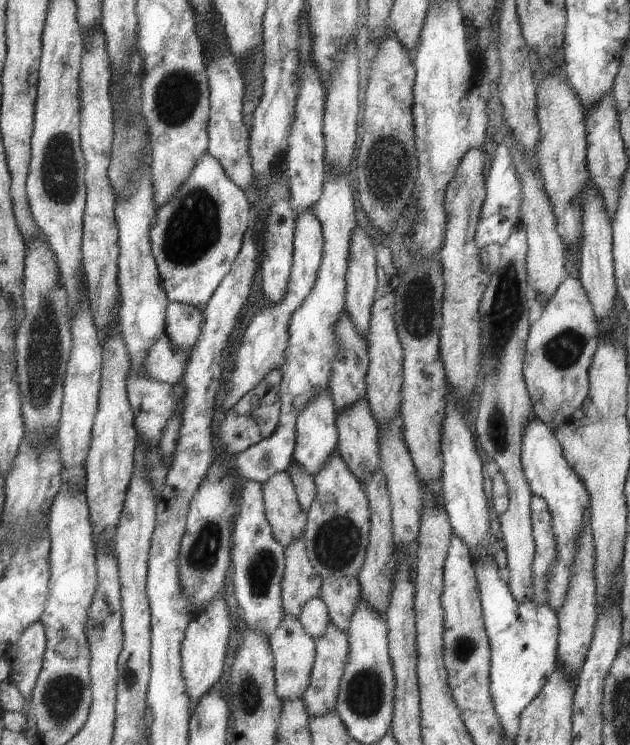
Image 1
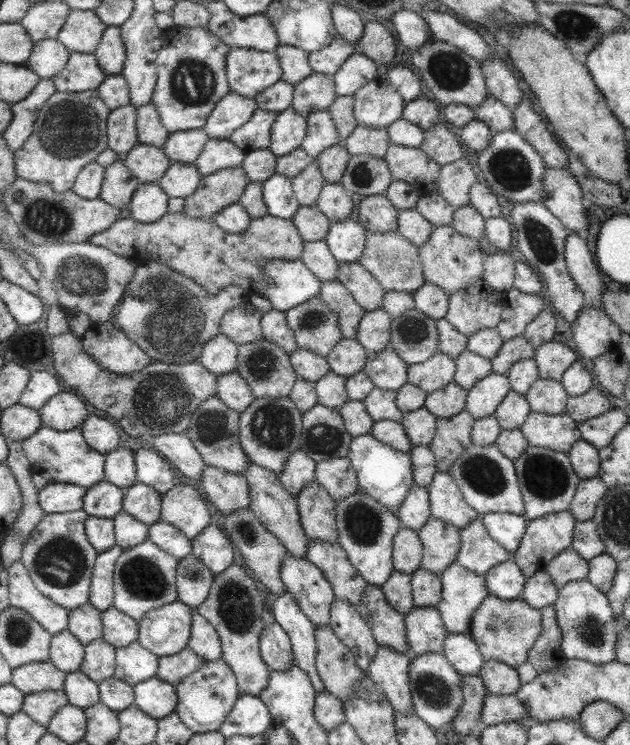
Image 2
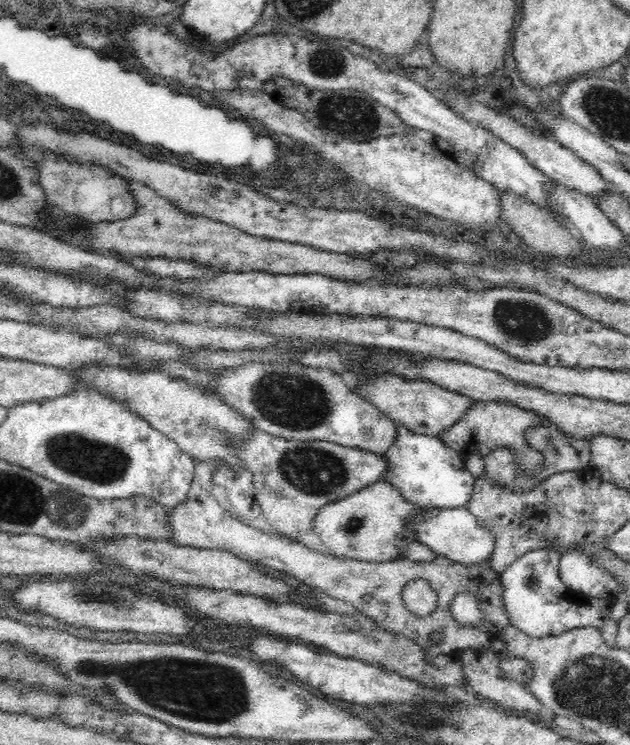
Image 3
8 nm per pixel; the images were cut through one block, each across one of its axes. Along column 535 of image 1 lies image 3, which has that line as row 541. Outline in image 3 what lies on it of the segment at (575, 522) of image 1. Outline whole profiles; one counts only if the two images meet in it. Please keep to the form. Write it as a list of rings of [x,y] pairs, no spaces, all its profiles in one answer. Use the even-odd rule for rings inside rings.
[[[437,509],[427,513],[418,513],[411,520],[411,528],[418,541],[430,547],[438,556],[450,558],[452,562],[481,563],[490,559],[496,539],[489,527],[482,526],[468,509]]]

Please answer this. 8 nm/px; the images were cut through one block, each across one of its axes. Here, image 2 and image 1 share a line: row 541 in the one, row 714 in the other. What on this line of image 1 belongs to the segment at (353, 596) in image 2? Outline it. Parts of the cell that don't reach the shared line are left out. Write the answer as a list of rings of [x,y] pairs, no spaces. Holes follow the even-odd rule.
[[[329,624],[325,636],[316,640],[317,658],[313,667],[311,686],[307,689],[303,699],[308,708],[309,716],[325,716],[331,712],[337,713],[337,700],[339,700],[341,679],[345,674],[345,666],[349,660],[348,633],[335,624]]]

